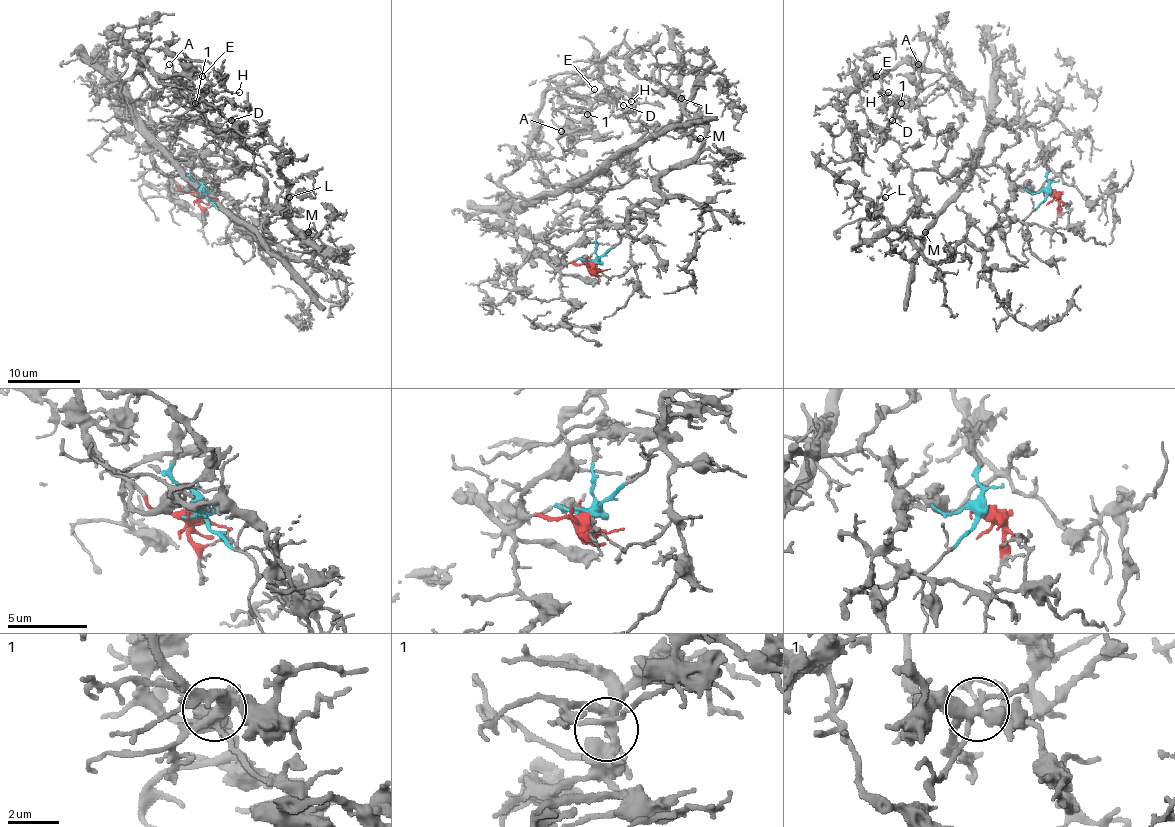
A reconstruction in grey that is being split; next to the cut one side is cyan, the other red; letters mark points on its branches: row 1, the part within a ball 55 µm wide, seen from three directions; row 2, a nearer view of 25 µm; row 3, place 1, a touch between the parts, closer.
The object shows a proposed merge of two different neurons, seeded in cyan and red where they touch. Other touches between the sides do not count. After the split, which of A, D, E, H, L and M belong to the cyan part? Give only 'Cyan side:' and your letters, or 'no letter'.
Cyan side: D, L, M

